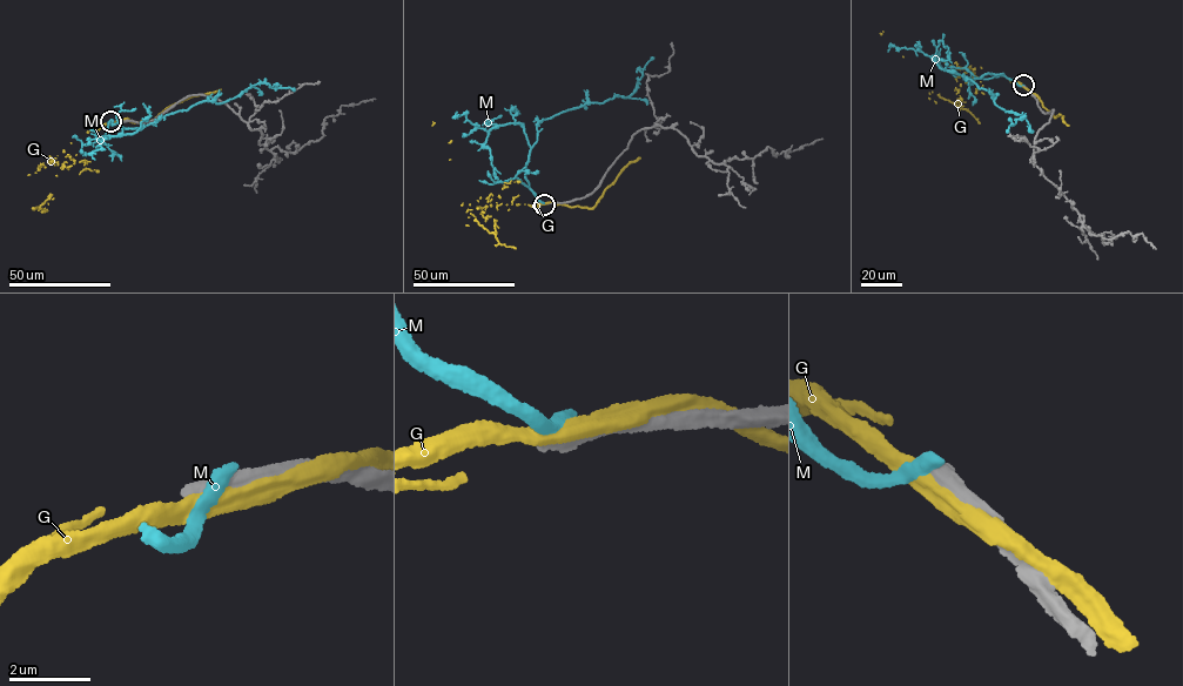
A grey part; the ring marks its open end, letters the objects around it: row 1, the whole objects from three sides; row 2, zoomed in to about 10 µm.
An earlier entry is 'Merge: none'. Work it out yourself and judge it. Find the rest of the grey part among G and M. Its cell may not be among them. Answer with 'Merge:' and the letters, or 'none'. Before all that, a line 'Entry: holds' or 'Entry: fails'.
Entry: holds
Merge: none

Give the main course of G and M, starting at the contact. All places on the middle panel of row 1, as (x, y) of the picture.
G: (548, 203), (468, 209), (470, 204), (463, 203), (451, 140), (432, 121)
M: (544, 203), (537, 200), (525, 175), (538, 122), (589, 102), (630, 96), (653, 56)

